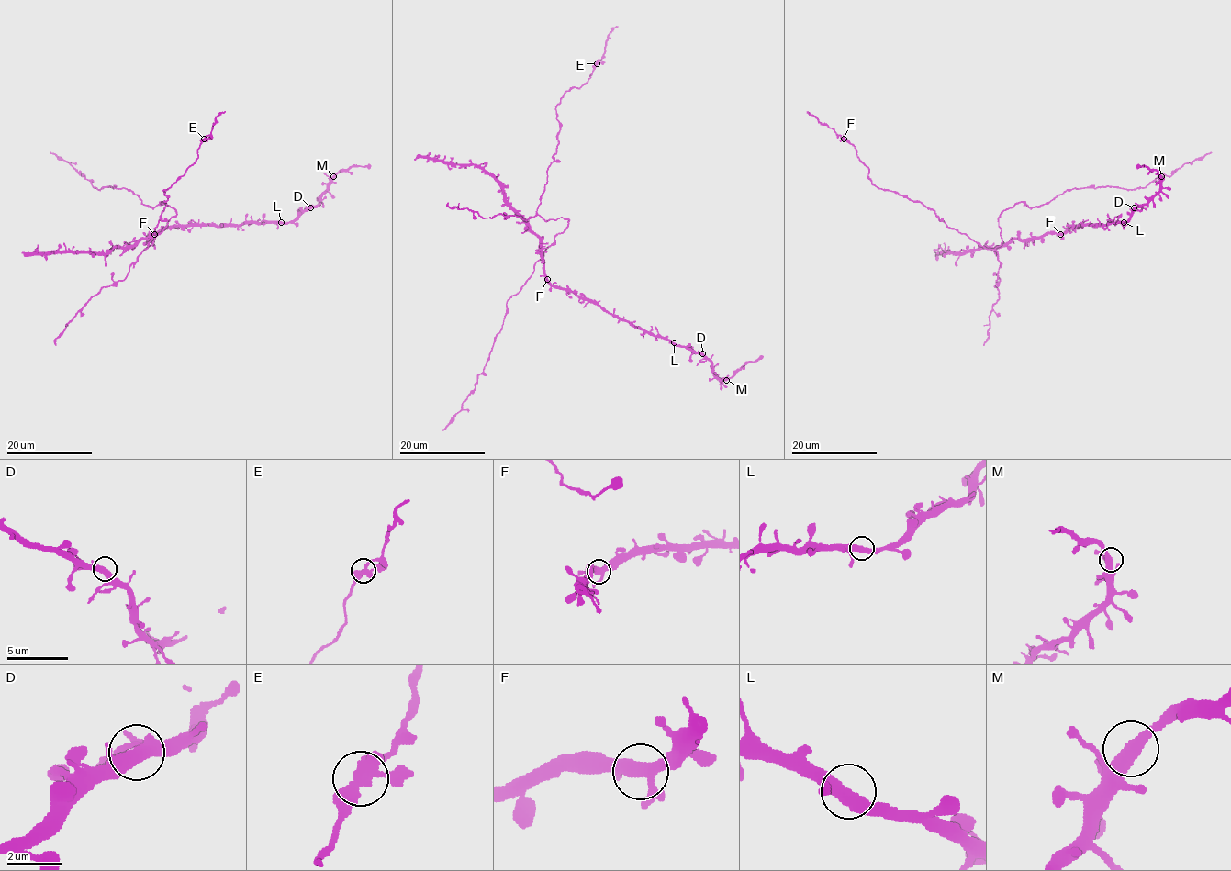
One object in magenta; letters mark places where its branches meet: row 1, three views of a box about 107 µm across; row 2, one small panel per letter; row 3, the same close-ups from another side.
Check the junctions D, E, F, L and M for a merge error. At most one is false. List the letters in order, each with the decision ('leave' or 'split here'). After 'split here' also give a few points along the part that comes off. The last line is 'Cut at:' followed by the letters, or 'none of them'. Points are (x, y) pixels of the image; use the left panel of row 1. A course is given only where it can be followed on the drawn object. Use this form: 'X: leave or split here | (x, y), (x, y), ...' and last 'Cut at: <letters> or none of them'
D: leave
E: leave
F: leave
L: leave
M: leave
Cut at: none of them

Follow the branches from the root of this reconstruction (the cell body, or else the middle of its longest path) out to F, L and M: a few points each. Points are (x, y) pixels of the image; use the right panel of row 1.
F: (1004, 245), (1014, 240), (1035, 240), (1048, 234), (1060, 234)
L: (1004, 245), (1014, 240), (1035, 240), (1048, 234), (1061, 234), (1068, 227), (1124, 222)
M: (1004, 245), (1014, 240), (1061, 234), (1068, 227), (1125, 222), (1158, 190), (1161, 176)

